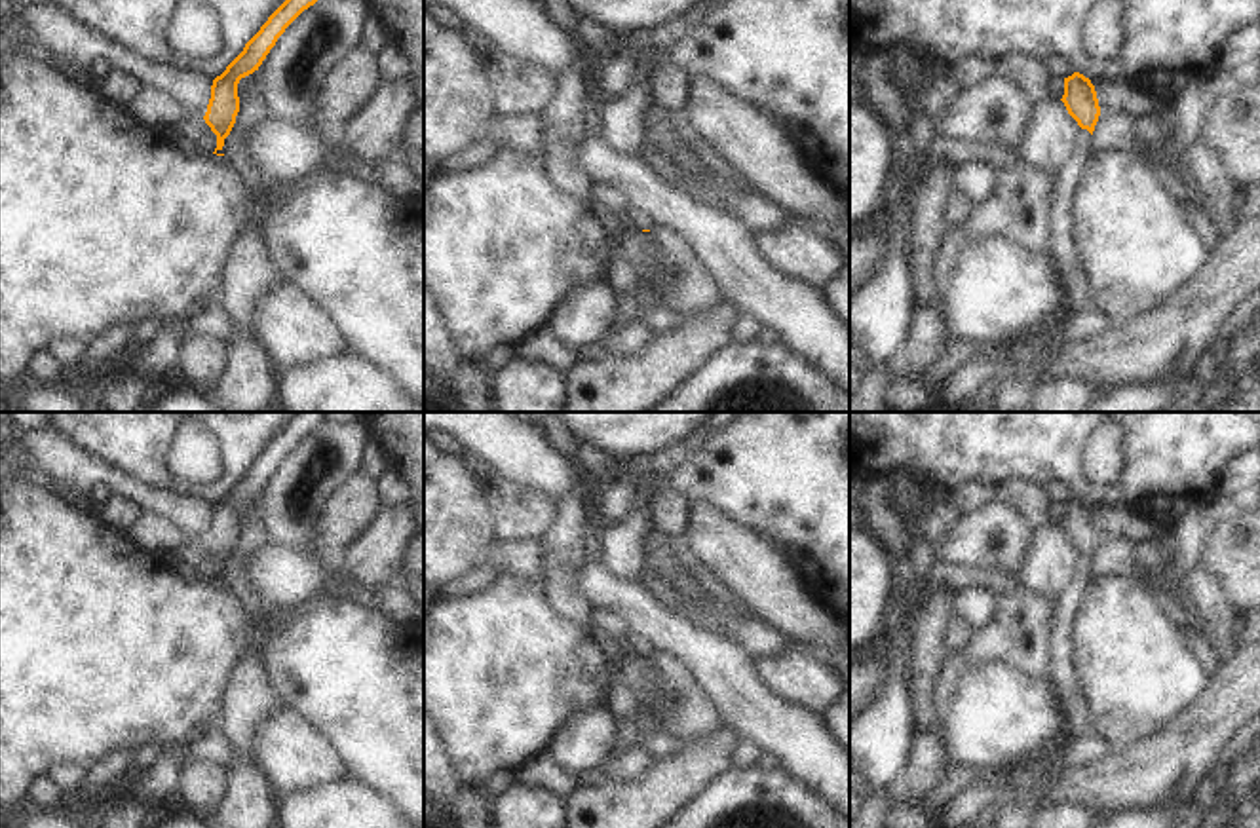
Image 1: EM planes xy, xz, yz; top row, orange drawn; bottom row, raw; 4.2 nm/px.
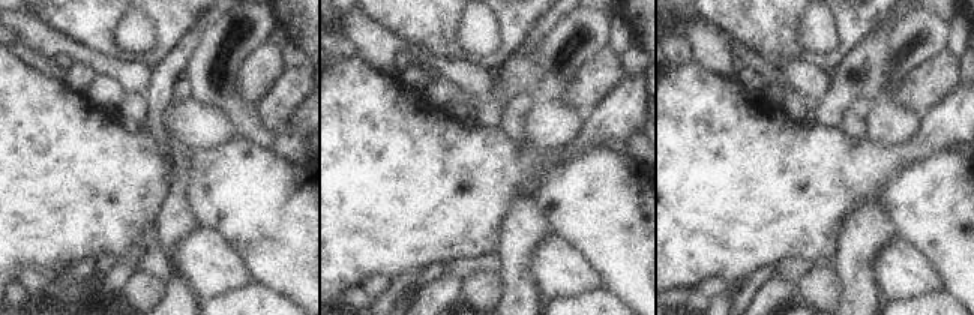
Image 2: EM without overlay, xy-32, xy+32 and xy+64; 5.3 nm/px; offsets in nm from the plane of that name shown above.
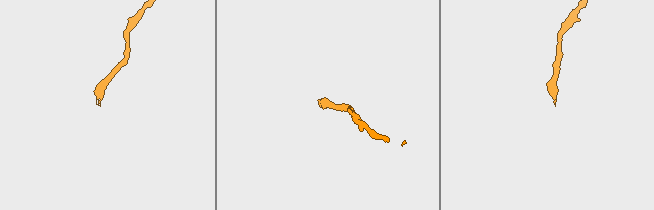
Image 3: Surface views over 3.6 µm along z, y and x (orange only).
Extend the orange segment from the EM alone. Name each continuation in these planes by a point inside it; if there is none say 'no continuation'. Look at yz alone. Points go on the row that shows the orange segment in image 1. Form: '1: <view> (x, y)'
1: yz (1067, 257)

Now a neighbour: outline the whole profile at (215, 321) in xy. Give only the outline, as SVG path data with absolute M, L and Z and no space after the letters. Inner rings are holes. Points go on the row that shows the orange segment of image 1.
M219 302L209 304L201 313L192 317L184 317L182 321L173 325L173 330L184 336L211 336L230 344L232 336L232 323L226 311L220 308Z

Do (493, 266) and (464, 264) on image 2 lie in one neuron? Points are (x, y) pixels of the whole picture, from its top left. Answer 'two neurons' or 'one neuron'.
one neuron

